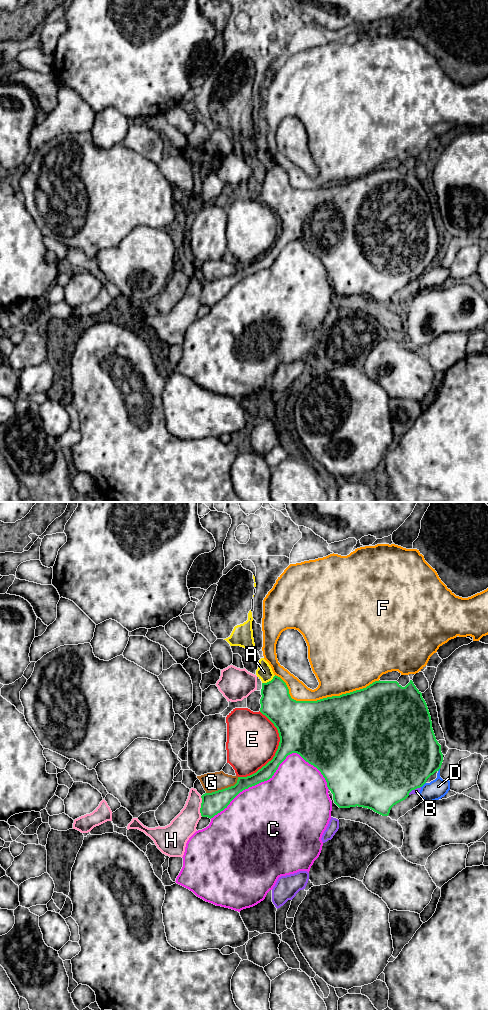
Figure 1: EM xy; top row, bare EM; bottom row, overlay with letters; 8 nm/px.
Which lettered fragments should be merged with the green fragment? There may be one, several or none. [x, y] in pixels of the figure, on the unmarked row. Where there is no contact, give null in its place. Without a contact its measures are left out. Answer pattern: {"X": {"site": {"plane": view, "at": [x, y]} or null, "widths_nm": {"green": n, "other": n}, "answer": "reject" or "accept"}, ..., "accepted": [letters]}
{"A": {"site": {"plane": "xy", "at": [269, 169]}, "widths_nm": {"green": 260, "other": 120}, "answer": "reject"}, "B": {"site": {"plane": "xy", "at": [414, 277]}, "widths_nm": {"green": 500, "other": 50}, "answer": "reject"}, "C": {"site": {"plane": "xy", "at": [275, 259]}, "widths_nm": {"green": 150, "other": 480}, "answer": "reject"}, "D": {"site": {"plane": "xy", "at": [423, 272]}, "widths_nm": {"green": 500, "other": 160}, "answer": "reject"}, "E": {"site": {"plane": "xy", "at": [276, 240]}, "widths_nm": {"green": 340, "other": 420}, "answer": "reject"}, "F": {"site": {"plane": "xy", "at": [323, 186]}, "widths_nm": {"green": 500, "other": 360}, "answer": "reject"}, "G": {"site": {"plane": "xy", "at": [223, 277]}, "widths_nm": {"green": 180, "other": 160}, "answer": "reject"}, "H": {"site": {"plane": "xy", "at": [201, 294]}, "widths_nm": {"green": 180, "other": 200}, "answer": "reject"}, "accepted": []}

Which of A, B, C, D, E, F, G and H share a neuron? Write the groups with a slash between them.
A / B / C / D / E / F / G / H

